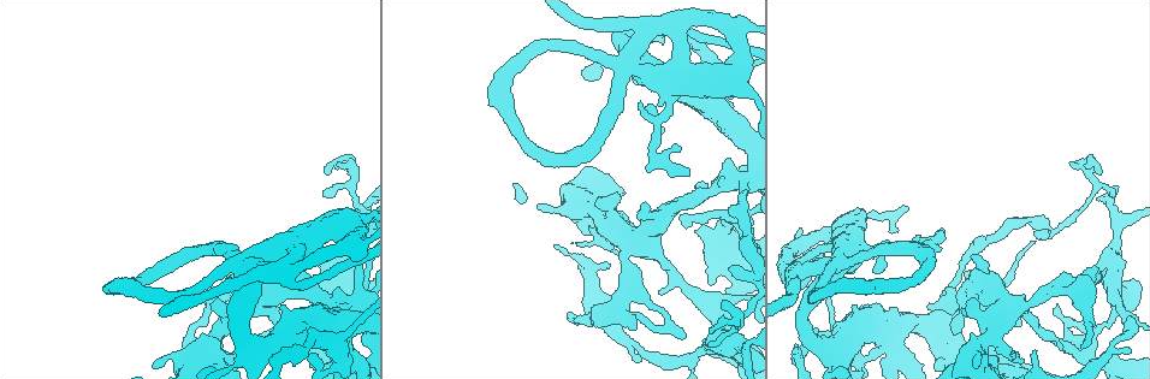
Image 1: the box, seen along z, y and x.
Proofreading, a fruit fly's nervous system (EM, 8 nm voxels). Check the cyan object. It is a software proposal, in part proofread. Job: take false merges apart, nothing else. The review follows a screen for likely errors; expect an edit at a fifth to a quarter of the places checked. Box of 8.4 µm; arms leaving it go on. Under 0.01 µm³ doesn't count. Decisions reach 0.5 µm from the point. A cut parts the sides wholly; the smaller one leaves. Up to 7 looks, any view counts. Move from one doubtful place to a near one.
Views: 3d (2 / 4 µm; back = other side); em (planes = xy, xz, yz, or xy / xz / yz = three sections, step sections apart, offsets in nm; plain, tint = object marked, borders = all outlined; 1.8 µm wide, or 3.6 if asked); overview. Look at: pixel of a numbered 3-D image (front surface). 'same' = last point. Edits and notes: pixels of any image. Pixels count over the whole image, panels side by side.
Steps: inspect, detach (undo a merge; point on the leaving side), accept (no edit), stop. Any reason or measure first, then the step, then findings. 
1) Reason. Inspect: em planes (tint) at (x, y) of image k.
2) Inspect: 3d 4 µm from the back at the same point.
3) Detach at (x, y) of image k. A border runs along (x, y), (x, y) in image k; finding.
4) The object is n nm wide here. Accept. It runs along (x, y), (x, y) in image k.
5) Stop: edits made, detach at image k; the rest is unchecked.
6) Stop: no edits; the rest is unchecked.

Four-way junction. Inspect: em planes (tint) at (637, 242) of image 1.

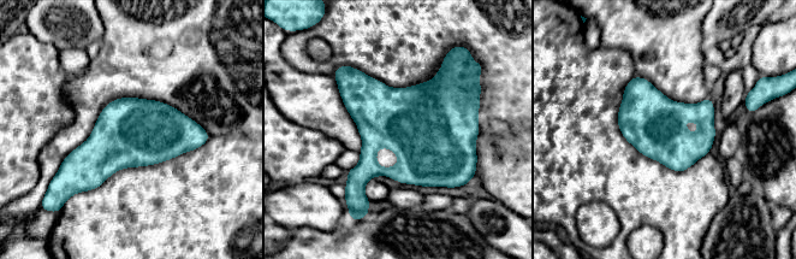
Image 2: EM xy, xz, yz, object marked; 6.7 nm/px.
Accept. All the same cell.

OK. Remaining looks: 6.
Sharp bend. Inspect: em planes (plain) at (354, 166) of image 1.

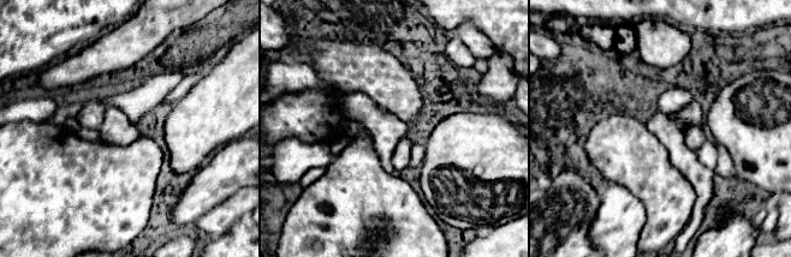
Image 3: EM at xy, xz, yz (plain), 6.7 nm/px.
Inspect: em planes (tint) at the same point.

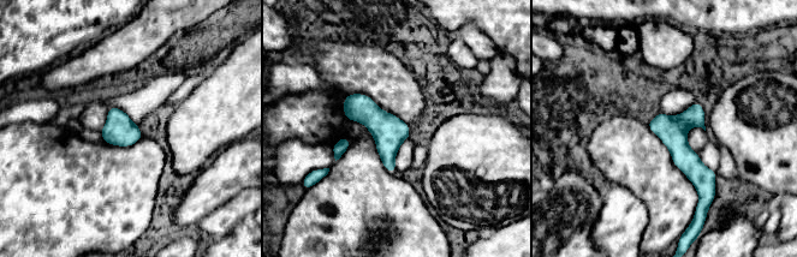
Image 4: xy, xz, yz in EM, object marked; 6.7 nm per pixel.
The object is 200 nm wide here. Accept. It runs along (660, 117), (703, 179), (703, 192) in image 4; one cell here.

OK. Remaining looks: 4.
Inspect: 3d 4 µm at (731, 122) of image 1.

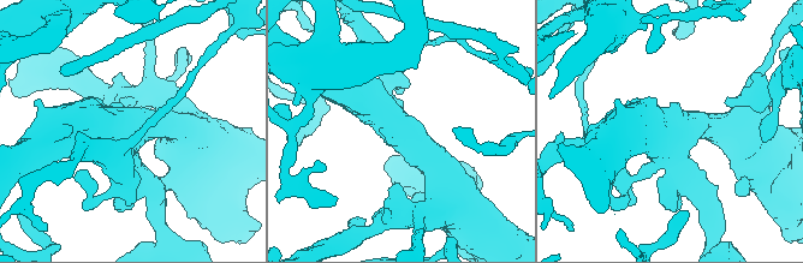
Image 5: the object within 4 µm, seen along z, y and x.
Inspect: em 3.6 µm planes (tint) at (399, 131) of image 5.

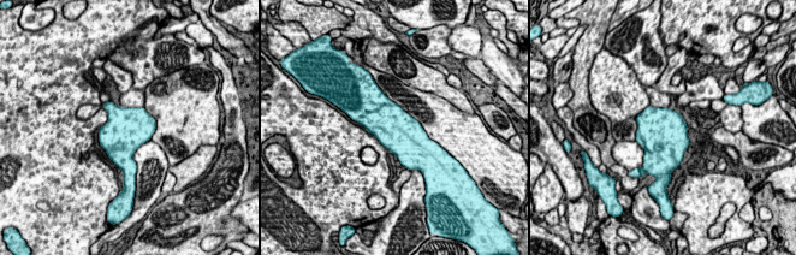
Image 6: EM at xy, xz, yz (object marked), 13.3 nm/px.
Accept. All the same cell.

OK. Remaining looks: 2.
Stop: no edits; the rest is unchecked.

